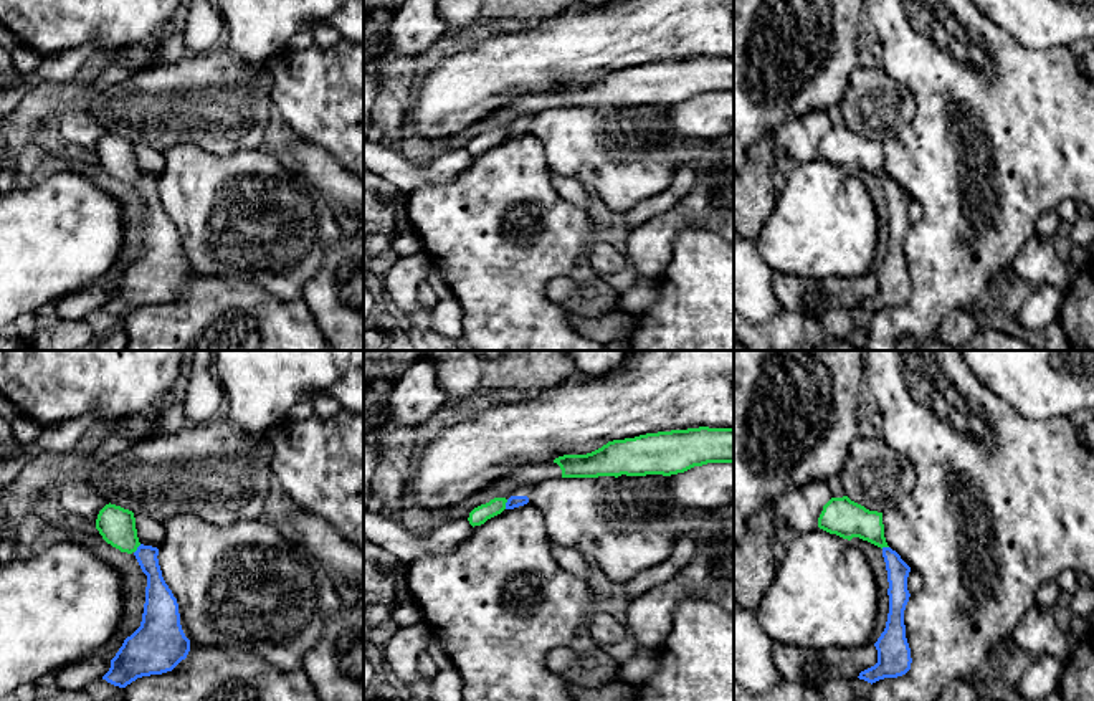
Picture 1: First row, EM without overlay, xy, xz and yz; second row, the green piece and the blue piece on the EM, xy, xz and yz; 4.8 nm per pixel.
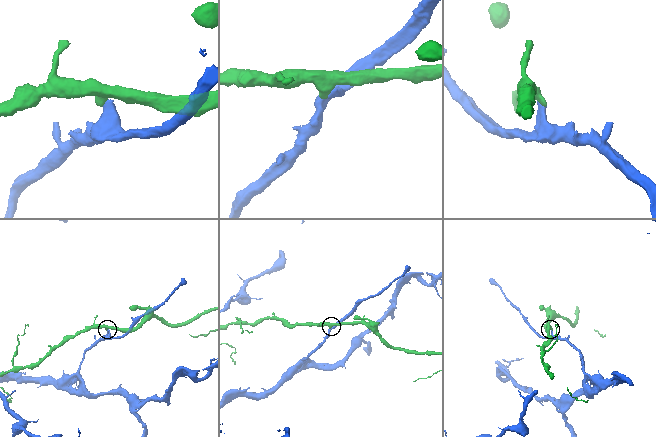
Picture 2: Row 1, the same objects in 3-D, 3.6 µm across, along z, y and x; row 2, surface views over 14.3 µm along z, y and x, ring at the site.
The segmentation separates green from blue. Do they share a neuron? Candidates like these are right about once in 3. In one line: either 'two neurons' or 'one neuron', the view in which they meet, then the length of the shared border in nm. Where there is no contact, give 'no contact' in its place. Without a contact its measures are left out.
two neurons; meets green in xz; contact 50 nm long

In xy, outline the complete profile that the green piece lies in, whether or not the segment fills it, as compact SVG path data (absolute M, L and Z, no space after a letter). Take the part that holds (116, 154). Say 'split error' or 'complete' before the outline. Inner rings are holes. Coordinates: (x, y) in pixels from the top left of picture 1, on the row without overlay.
complete; M106 134L96 149L102 169L121 182L132 184L140 175L134 142L116 134Z

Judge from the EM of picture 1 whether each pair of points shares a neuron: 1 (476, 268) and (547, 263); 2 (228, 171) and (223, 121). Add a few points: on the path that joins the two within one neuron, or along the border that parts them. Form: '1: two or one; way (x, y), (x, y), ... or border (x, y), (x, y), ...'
1: one; way (494, 263), (529, 263)
2: two; border (190, 141), (217, 152), (263, 146)

